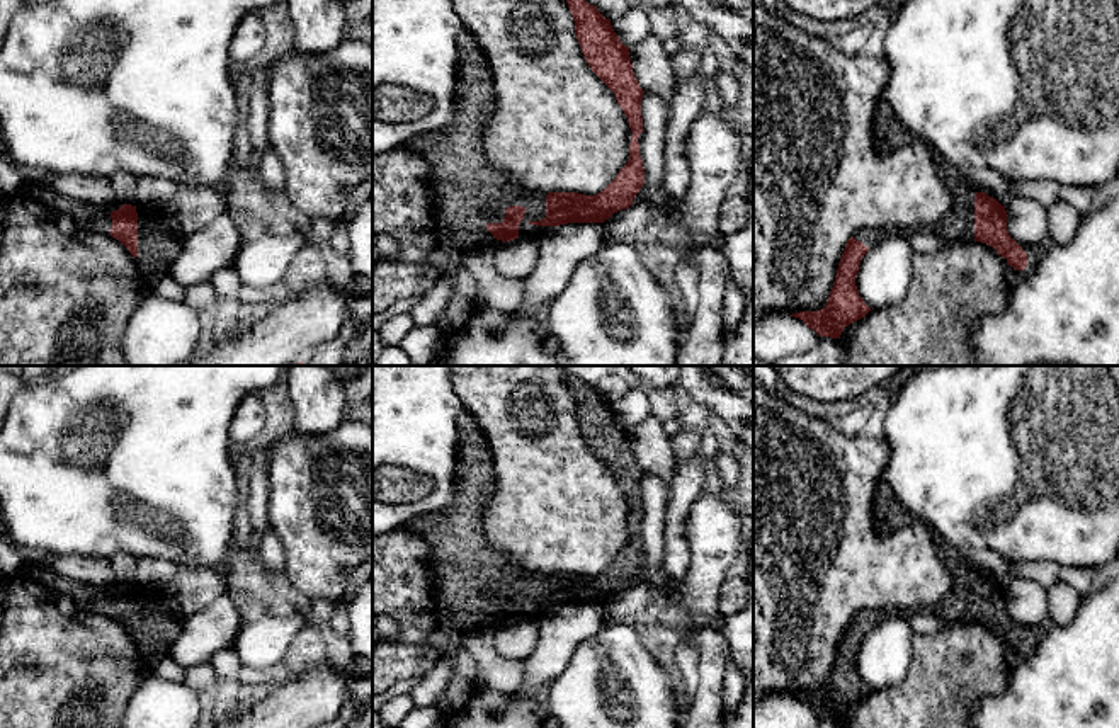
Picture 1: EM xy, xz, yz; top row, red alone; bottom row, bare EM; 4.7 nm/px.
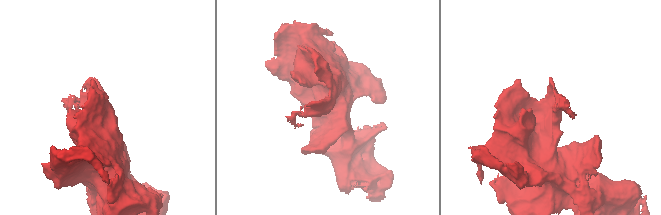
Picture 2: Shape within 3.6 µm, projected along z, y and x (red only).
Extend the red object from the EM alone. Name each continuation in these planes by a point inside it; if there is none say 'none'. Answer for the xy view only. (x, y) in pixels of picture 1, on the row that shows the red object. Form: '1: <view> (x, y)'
1: xy (155, 220)

